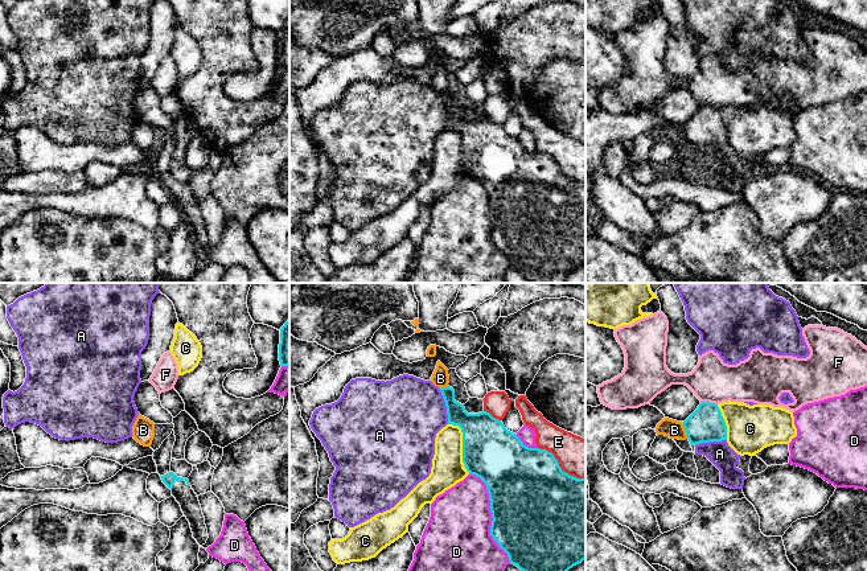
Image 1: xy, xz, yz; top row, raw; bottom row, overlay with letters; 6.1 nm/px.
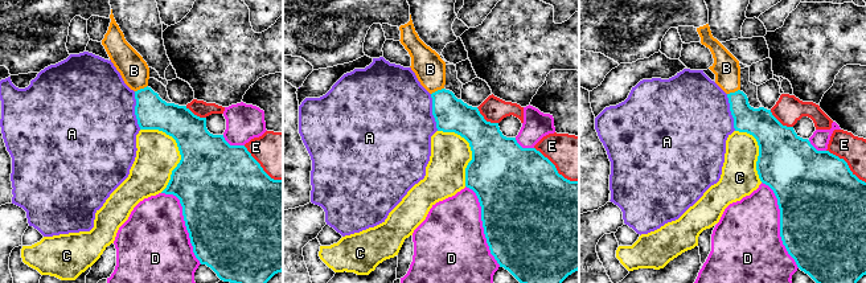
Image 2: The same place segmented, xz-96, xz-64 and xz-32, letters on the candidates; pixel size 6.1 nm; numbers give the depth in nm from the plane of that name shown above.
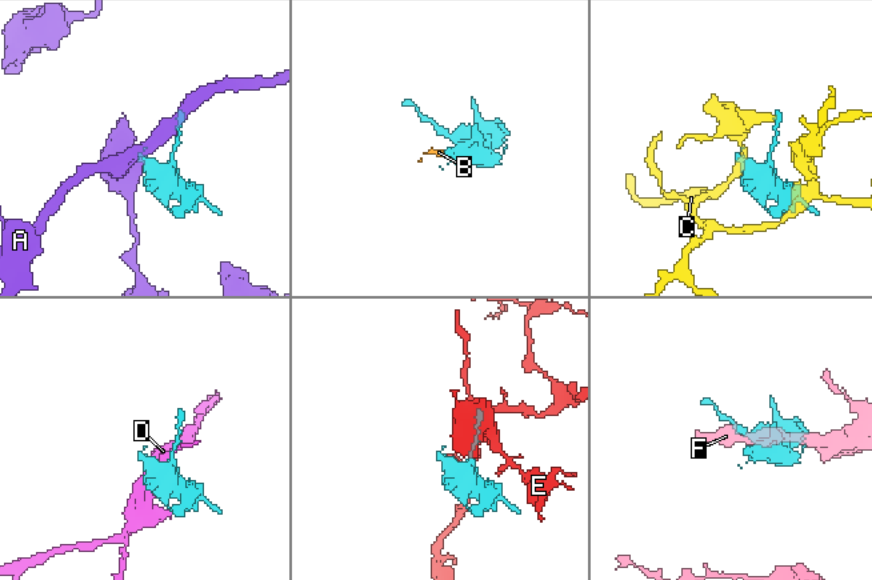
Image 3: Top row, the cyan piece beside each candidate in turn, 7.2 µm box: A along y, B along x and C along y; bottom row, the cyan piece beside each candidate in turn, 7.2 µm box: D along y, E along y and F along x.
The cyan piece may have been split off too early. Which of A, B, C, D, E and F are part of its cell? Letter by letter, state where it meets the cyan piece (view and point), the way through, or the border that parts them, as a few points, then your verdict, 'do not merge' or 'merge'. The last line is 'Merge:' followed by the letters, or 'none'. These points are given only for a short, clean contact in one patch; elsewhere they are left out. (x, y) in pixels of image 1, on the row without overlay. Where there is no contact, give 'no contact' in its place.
A: xz (446, 110) | along xz (439, 93), (448, 127) | do not merge
B: yz (686, 134) | along yz (682, 126), (687, 142) | do not merge
C: xz (463, 148) | do not merge
D: xz (492, 220) | do not merge
E: xz (558, 169) | do not merge
F: yz (709, 106) | do not merge
Merge: none

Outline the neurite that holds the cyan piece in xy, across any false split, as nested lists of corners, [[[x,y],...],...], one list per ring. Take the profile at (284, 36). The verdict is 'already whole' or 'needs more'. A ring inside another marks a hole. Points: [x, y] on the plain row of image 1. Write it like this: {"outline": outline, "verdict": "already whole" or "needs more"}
{"outline": [[[289,24],[280,33],[279,65],[282,70],[289,69]]], "verdict": "already whole"}

